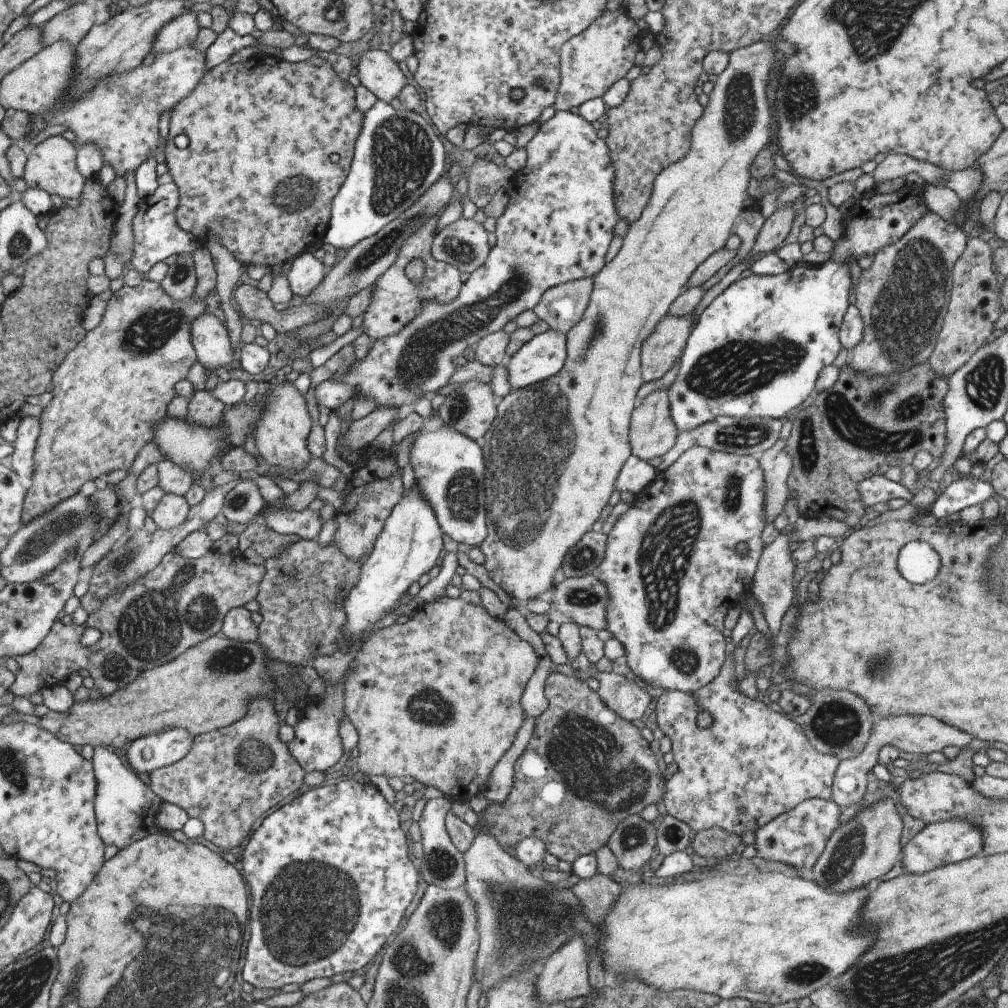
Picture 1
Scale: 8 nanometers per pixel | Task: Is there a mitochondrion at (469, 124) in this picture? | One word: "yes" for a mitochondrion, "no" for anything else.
no

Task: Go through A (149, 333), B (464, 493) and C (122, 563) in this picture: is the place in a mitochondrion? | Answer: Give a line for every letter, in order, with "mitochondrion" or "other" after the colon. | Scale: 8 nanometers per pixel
A: mitochondrion
B: mitochondrion
C: mitochondrion

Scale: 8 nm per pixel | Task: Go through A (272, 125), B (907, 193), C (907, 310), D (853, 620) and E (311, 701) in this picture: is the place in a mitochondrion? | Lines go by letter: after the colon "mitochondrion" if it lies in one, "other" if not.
A: other
B: other
C: mitochondrion
D: other
E: other

